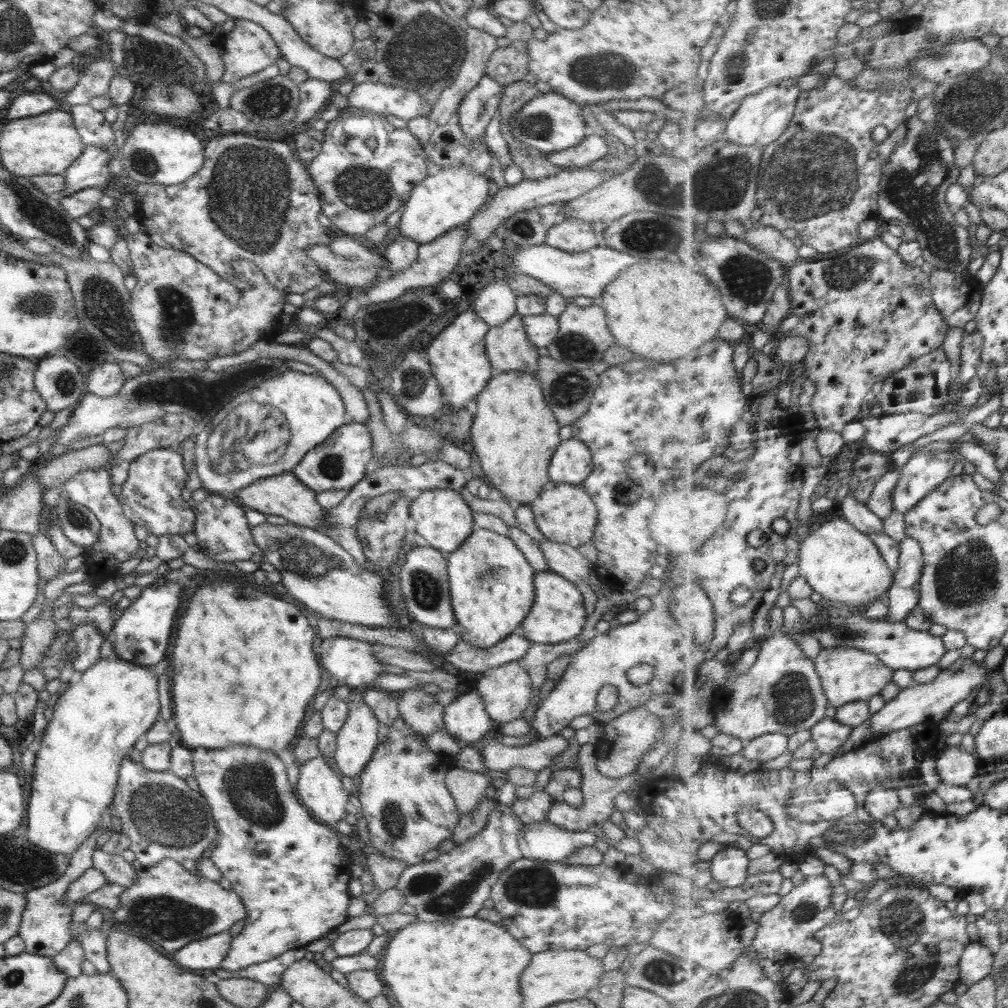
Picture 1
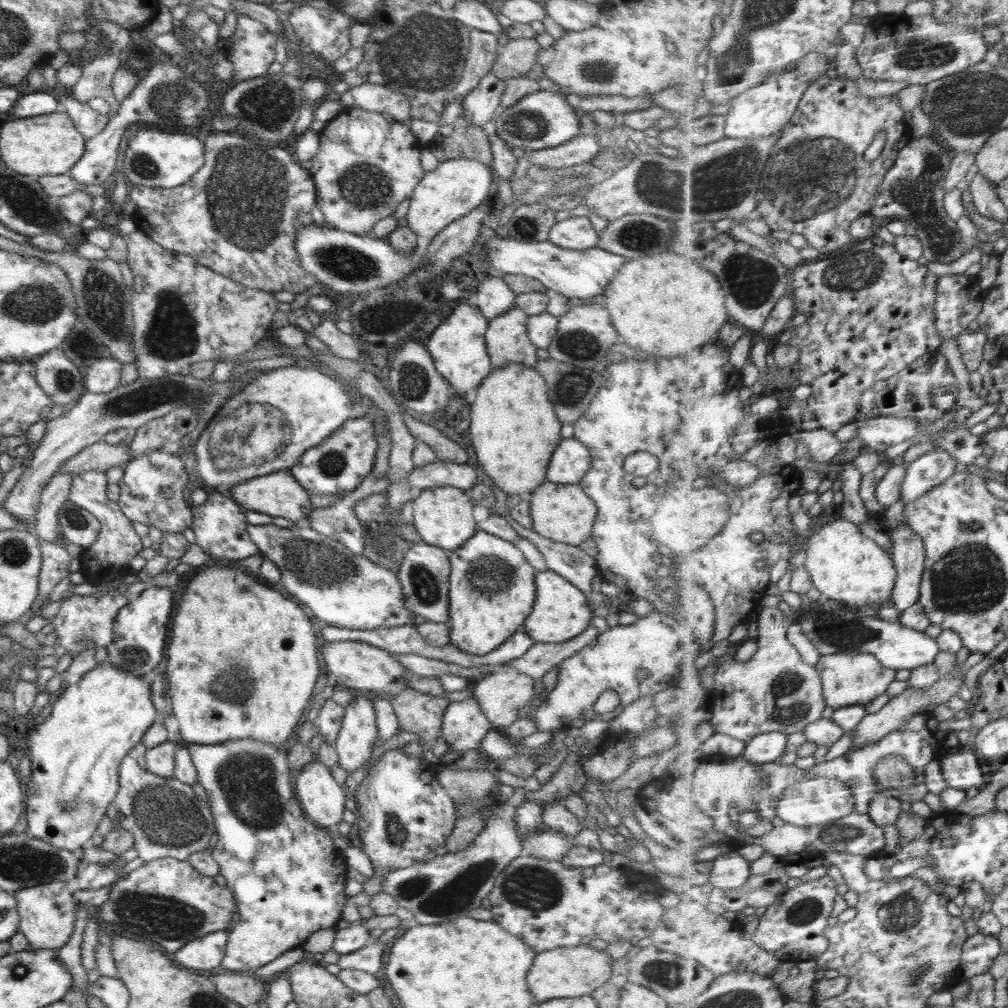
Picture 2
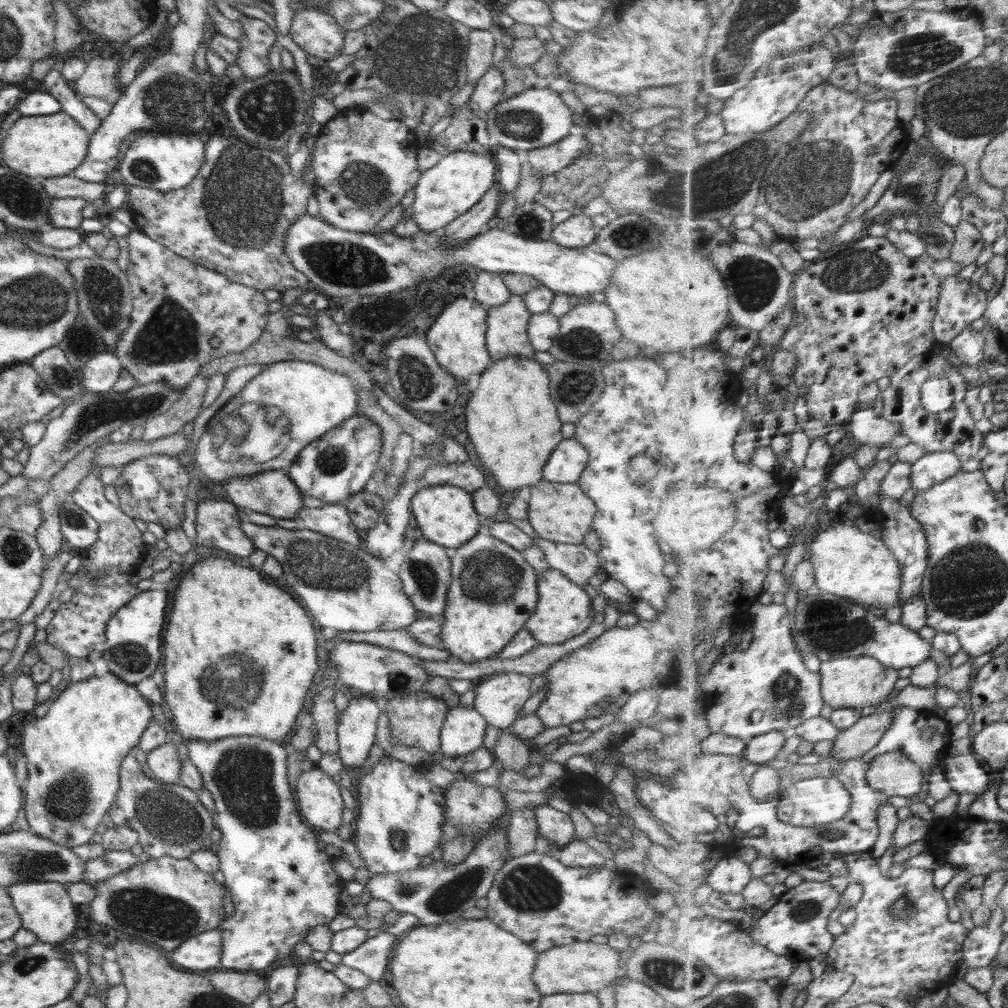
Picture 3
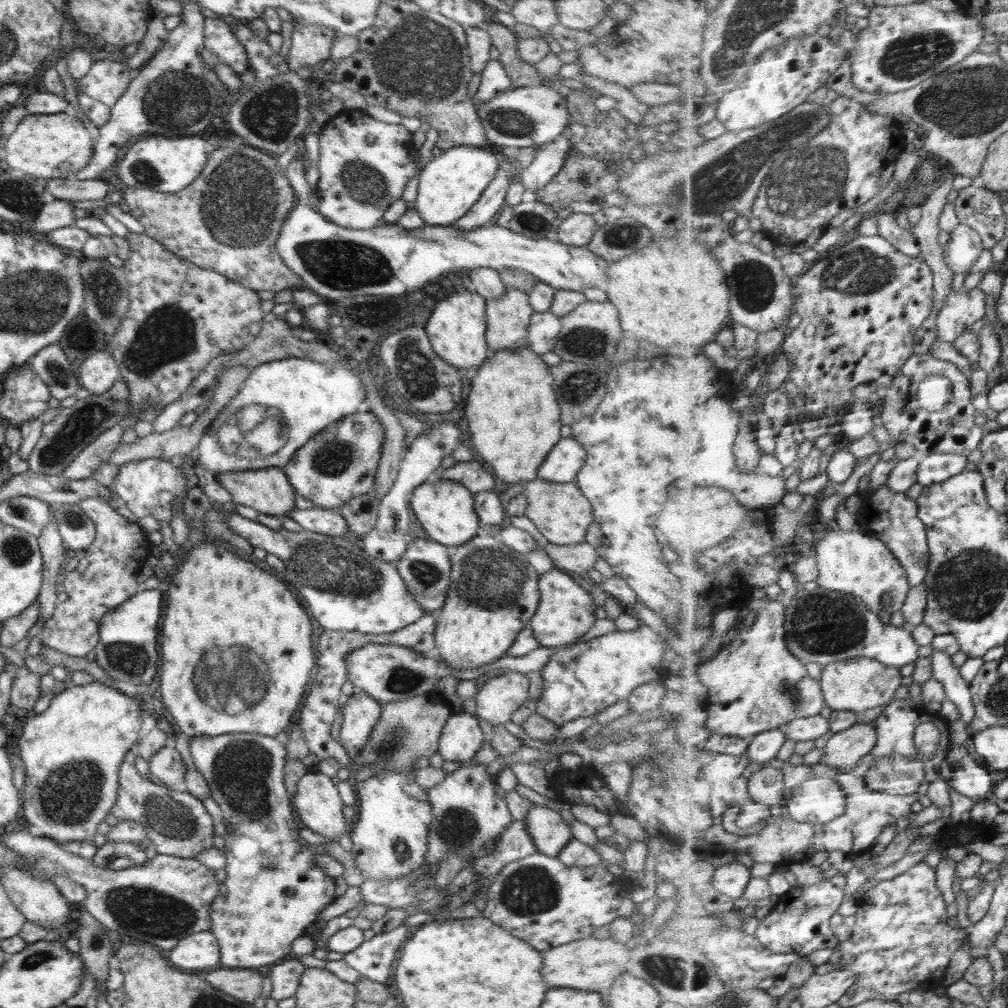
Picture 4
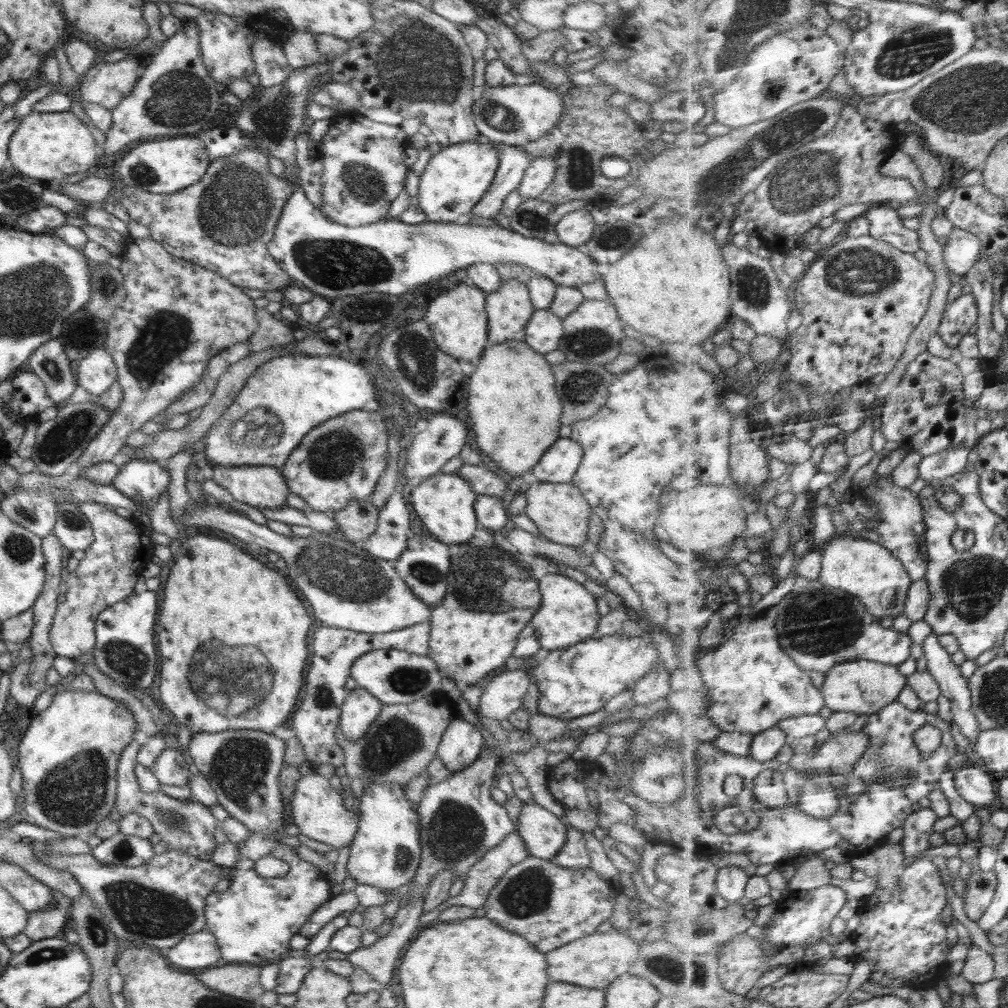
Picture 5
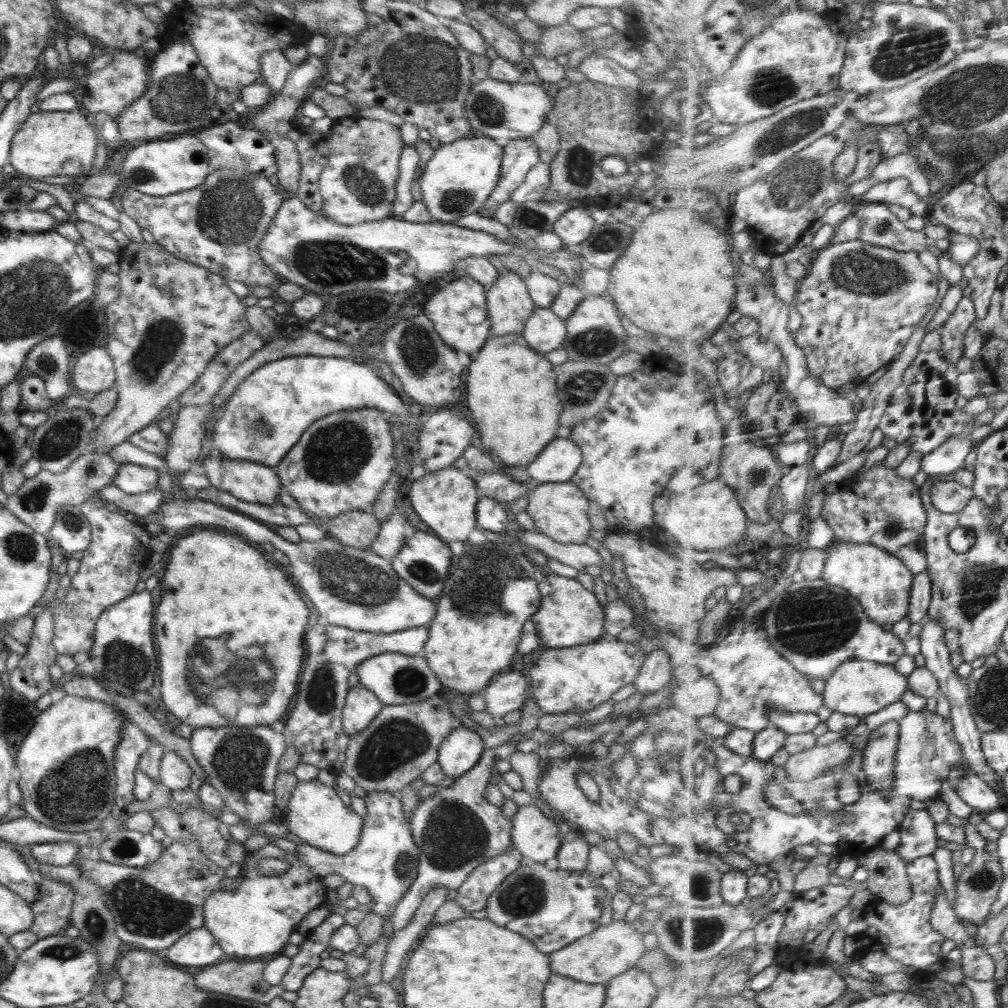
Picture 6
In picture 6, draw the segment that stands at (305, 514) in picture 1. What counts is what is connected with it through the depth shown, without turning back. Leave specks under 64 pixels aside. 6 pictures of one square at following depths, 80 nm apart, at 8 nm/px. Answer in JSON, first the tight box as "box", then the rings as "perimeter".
{"box":[203,450,283,505],"perimeter":[[[212,450],[204,459],[203,467],[206,477],[210,479],[211,486],[234,496],[234,498],[246,502],[262,503],[263,505],[274,505],[280,502],[278,496],[282,494],[283,487],[273,467],[250,460],[232,461],[223,457],[220,453],[216,453],[216,450]]]}

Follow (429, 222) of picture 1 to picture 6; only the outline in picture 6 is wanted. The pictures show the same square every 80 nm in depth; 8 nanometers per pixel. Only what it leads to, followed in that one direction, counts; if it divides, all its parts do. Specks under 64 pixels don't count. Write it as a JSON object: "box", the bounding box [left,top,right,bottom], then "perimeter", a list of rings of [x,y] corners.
{"box":[420,134,502,223],"perimeter":[[[476,134],[450,144],[441,144],[435,150],[420,177],[422,201],[433,220],[454,223],[457,218],[481,210],[500,178],[502,143]]]}

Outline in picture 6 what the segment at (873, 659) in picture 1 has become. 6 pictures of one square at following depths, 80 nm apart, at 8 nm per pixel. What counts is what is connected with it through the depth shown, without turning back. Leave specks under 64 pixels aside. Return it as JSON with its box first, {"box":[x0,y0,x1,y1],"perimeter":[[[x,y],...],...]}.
{"box":[825,659,910,717],"perimeter":[[[854,659],[845,662],[830,680],[825,690],[825,705],[832,711],[869,717],[887,706],[900,702],[910,688],[909,676],[902,674],[895,665]]]}

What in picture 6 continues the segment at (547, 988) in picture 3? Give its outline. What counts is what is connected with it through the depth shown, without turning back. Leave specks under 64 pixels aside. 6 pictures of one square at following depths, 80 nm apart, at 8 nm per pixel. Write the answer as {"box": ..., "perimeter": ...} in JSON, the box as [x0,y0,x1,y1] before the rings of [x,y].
{"box":[549,919,649,986],"perimeter":[[[625,919],[613,920],[610,924],[600,925],[593,933],[552,952],[549,956],[550,972],[584,984],[605,986],[612,978],[634,969],[649,942],[647,937],[636,931],[631,922]]]}

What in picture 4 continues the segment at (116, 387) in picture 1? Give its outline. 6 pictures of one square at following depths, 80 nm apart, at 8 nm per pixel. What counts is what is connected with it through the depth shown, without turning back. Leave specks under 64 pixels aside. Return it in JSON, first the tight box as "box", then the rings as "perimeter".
{"box":[79,349,121,394],"perimeter":[[[106,349],[102,352],[90,352],[80,366],[79,384],[91,394],[103,394],[113,387],[121,378],[121,374],[114,357]]]}

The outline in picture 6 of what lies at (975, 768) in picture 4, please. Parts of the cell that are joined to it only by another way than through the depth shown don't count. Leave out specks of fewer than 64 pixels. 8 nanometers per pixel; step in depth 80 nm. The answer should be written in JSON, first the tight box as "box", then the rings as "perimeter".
{"box":[956,768,1005,812],"perimeter":[[[966,768],[965,775],[956,789],[959,795],[978,812],[991,812],[1005,807],[1005,799],[1000,791],[990,785],[976,773]]]}

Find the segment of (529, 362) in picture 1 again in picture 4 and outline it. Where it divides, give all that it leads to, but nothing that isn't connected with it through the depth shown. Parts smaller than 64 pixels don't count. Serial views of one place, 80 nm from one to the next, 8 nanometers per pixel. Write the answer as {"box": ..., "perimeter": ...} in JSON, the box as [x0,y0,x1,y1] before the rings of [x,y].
{"box":[485,289,534,352],"perimeter":[[[507,289],[504,296],[485,301],[486,340],[492,352],[529,348],[527,328],[534,309],[522,290]]]}

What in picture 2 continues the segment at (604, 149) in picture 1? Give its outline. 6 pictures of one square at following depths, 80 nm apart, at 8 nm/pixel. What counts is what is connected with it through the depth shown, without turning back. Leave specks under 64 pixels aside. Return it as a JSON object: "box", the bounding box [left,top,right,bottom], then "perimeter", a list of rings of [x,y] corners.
{"box":[516,134,602,179],"perimeter":[[[579,134],[568,140],[566,144],[560,144],[556,148],[546,150],[526,151],[522,158],[518,159],[516,179],[524,178],[527,169],[533,164],[544,168],[561,169],[574,167],[592,160],[602,152],[600,143],[592,134],[583,136]]]}

